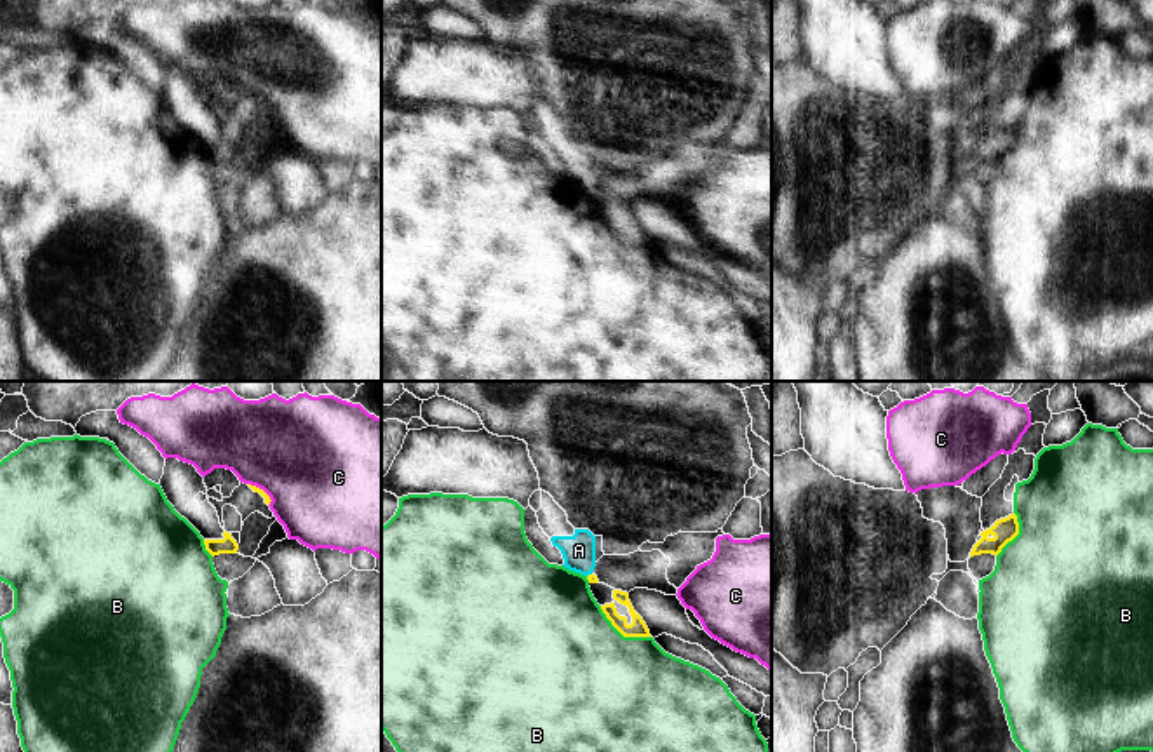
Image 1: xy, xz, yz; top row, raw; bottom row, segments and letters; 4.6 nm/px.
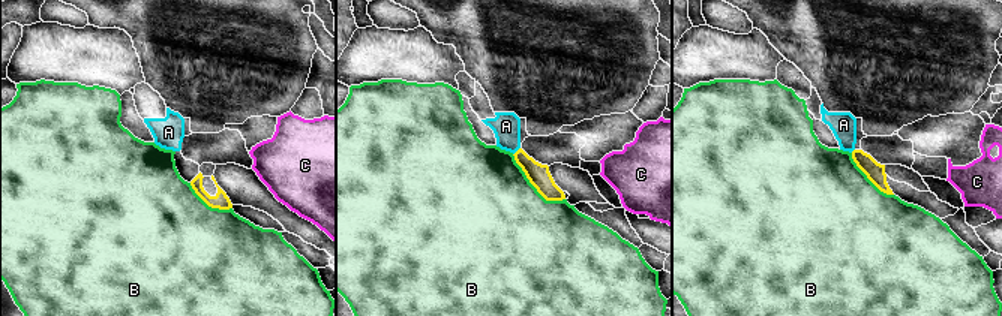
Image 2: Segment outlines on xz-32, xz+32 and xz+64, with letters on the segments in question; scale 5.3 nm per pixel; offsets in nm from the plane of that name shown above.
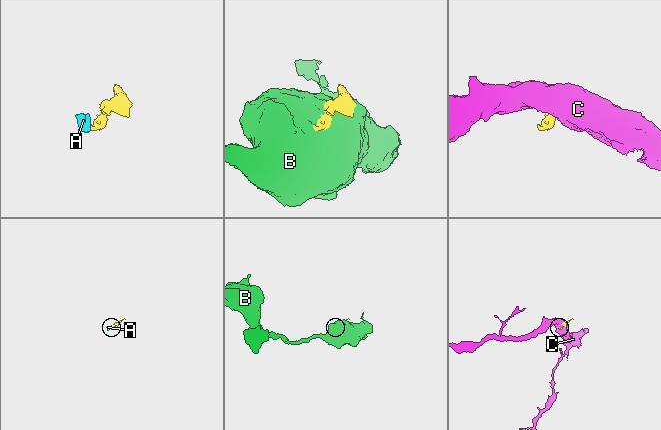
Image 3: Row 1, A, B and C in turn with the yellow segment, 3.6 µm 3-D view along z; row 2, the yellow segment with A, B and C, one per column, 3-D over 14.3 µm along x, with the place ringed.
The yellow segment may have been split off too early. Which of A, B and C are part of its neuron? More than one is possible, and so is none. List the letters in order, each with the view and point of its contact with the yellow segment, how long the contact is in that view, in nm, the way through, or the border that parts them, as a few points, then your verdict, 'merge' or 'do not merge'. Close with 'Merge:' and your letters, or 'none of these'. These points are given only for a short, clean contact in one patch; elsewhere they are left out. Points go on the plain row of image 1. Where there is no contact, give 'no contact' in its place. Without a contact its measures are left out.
A: meets yellow in xz at (589, 185); contact 30 nm long; runs through xz (593, 188), (589, 185), (579, 161); merge
B: meets yellow in xz at (622, 244); contact 280 nm long; border along xz (600, 216), (624, 246), (650, 248); do not merge
C: meets yellow in xy at (262, 100); contact 150 nm long; do not merge
Merge: A

